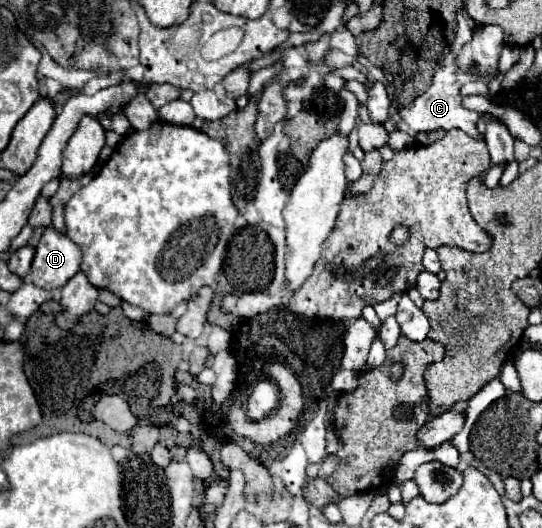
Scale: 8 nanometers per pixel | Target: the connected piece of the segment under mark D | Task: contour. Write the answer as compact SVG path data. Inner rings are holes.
M47 226L35 248L29 280L43 290L63 288L69 282L69 278L73 278L79 272L79 266L79 244L75 244L65 232Z

